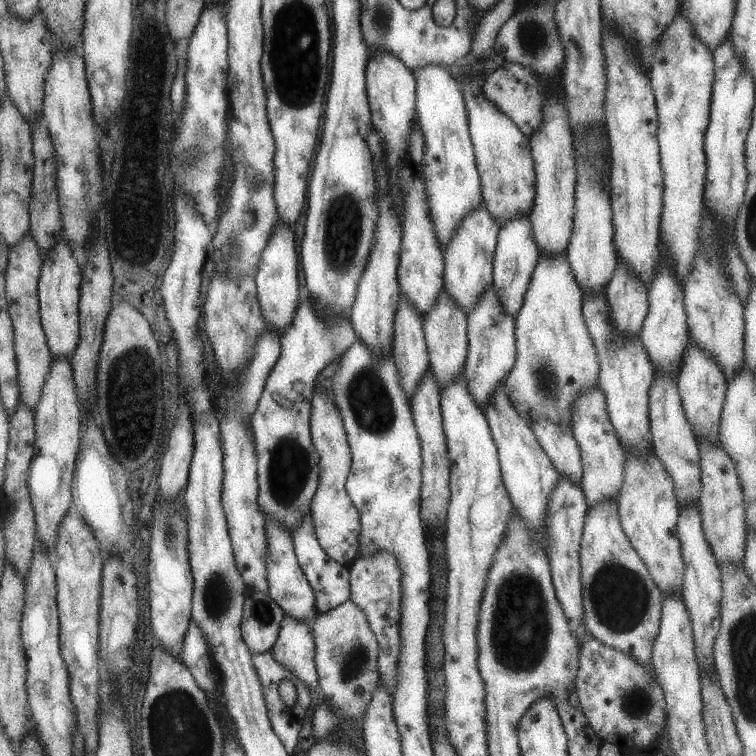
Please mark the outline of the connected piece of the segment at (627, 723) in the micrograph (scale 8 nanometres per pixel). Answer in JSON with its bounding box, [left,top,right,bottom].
[573,636,665,748]

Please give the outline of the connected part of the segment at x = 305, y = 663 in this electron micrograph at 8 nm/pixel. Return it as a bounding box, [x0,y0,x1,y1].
[271,615,318,689]

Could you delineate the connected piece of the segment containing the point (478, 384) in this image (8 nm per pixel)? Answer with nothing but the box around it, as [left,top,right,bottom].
[462,286,516,408]

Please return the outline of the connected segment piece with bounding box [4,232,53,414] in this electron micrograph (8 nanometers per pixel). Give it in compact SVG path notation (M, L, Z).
M28 232L8 251L4 287L14 334L12 339L16 358L16 383L18 384L20 402L33 414L39 402L41 387L47 378L50 362L53 358L46 345L37 300L36 284L43 258L41 258L40 250Z

